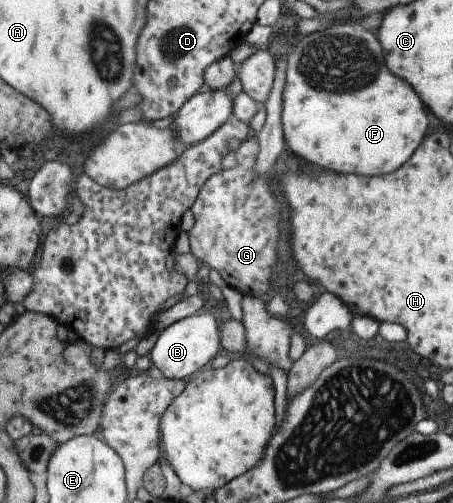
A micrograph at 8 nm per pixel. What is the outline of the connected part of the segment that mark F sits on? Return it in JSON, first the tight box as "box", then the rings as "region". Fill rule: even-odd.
{"box":[282,22,430,175],"region":[[[359,22],[335,24],[300,39],[289,55],[282,96],[282,131],[295,157],[335,173],[385,175],[406,163],[421,146],[430,124],[430,111],[405,79],[387,69],[385,58],[379,59],[381,49],[378,37]]]}

